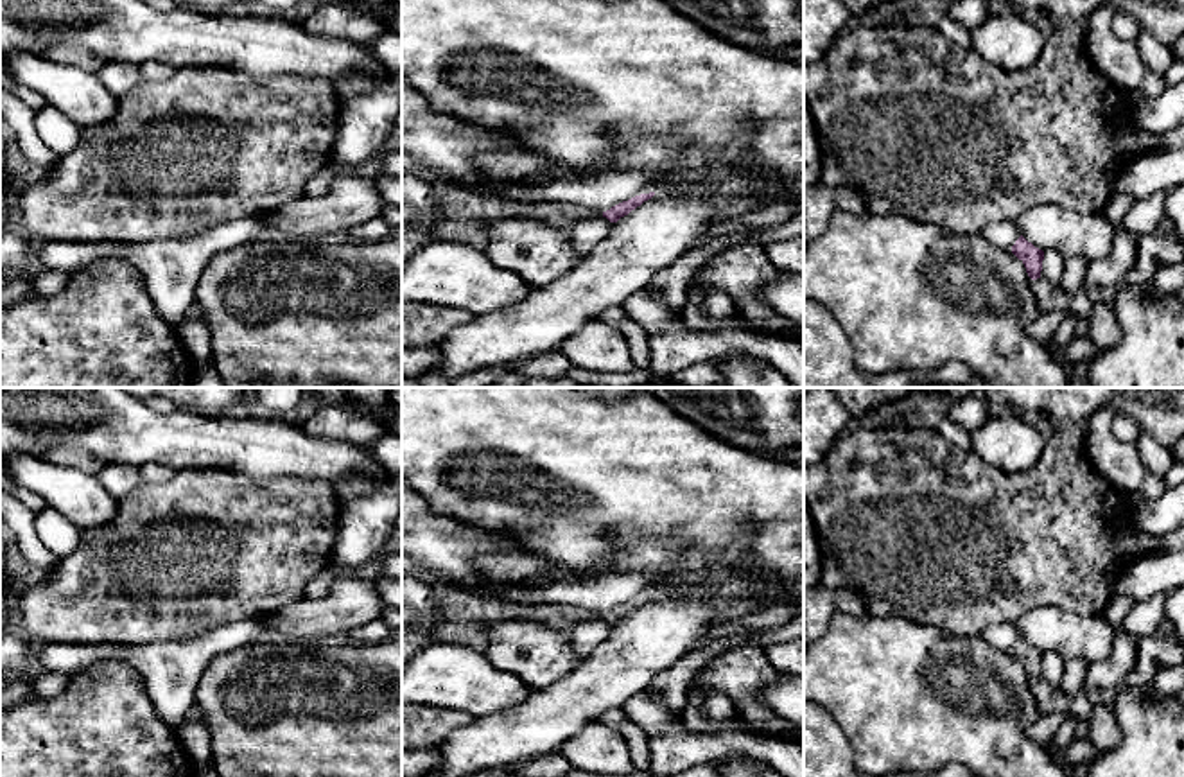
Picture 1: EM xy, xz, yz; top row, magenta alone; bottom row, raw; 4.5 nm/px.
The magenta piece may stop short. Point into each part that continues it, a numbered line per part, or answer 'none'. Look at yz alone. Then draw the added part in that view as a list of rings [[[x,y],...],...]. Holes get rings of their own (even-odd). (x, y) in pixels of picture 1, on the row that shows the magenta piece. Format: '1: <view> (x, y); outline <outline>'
1: yz (1003, 234); outline [[[999,221],[987,228],[983,228],[981,235],[994,246],[1012,251],[1012,246],[1021,237],[1015,223],[1012,221]]]

